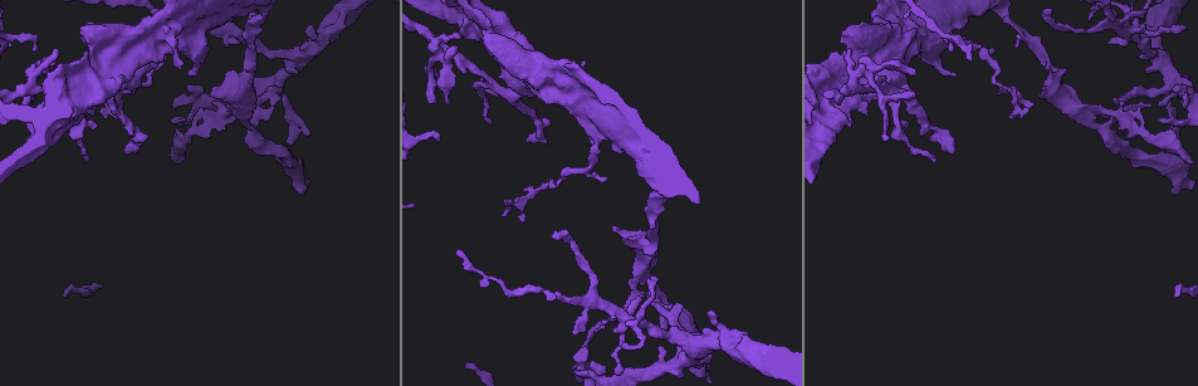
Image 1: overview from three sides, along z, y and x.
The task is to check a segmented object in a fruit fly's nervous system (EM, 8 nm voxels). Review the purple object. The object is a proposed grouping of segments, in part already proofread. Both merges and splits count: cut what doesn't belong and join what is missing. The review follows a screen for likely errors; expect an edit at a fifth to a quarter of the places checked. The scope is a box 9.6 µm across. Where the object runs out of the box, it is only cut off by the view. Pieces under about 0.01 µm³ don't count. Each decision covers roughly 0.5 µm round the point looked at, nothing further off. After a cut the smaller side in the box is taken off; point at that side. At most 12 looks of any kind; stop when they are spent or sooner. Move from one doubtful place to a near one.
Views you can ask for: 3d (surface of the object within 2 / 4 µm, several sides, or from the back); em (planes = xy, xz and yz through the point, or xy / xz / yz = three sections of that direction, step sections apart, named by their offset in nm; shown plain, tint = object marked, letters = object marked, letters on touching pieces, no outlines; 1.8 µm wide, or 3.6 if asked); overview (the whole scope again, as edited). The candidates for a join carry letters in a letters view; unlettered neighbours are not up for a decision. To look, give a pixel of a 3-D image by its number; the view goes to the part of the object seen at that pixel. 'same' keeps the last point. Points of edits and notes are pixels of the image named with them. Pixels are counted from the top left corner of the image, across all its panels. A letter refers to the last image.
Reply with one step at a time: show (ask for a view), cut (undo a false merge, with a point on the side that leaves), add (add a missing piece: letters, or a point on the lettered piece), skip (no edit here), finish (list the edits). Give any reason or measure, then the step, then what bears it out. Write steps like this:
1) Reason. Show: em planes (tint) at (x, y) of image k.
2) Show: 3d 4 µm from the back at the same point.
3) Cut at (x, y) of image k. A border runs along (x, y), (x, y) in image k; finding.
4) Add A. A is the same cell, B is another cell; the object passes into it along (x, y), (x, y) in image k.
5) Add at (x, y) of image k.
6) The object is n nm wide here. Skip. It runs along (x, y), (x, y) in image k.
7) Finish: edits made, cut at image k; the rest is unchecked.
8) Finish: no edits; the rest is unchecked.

Thin end. Show: em planes (letters) at (437, 140) of image 1.

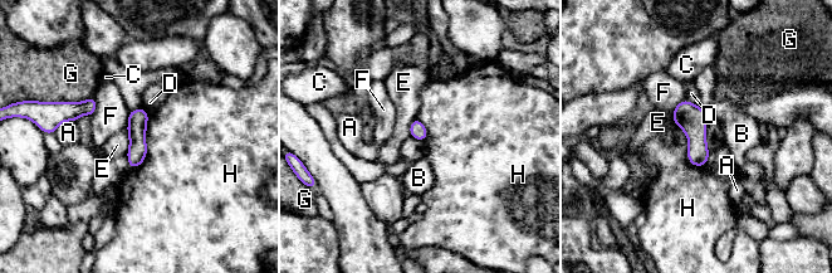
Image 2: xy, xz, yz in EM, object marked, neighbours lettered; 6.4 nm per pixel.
Skip. A, B, C, D, E, F, G and H are other cells; a border runs along (150, 116), (146, 157), (131, 169) in image 2; none of them fits.

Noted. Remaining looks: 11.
Tapers out. Show: 3d 2 µm at (1031, 107) of image 1.

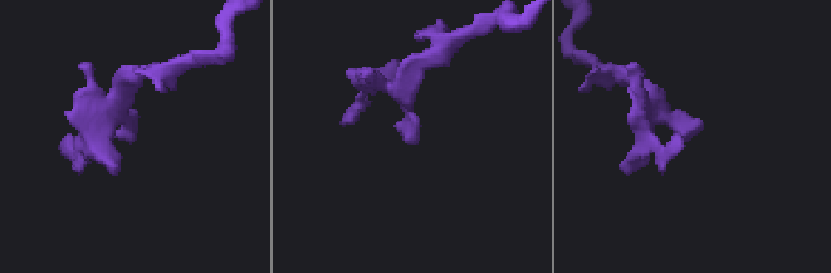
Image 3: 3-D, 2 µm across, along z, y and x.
Show: em planes (letters) at (698, 132) of image 3.

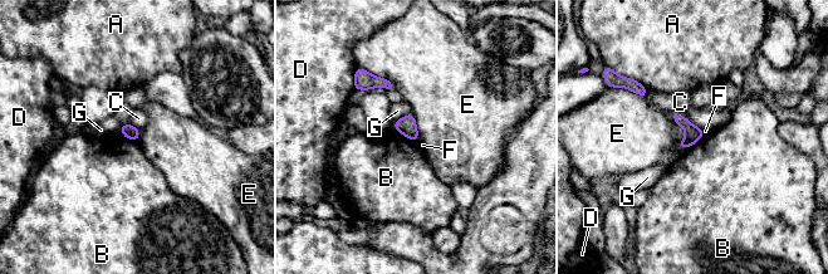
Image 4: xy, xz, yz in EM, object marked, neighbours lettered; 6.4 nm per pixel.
The object is 90 nm wide here. Skip. A, B, C, D, E, F and G are other cells; none of them fits.

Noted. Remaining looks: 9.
Abrupt turn. Show: 3d 2 µm at (587, 171) of image 1.

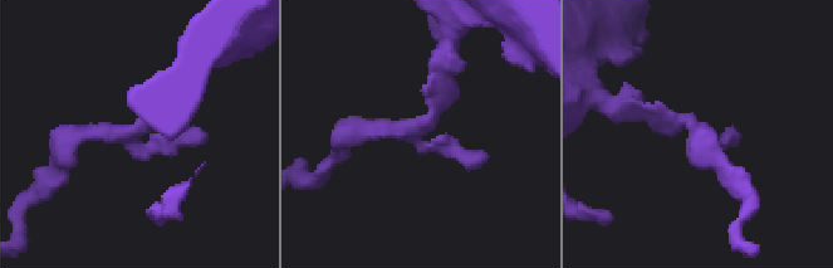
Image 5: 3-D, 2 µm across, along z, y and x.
Need the tissue. Show: em xy step 4 (tint) at (142, 127) of image 5.

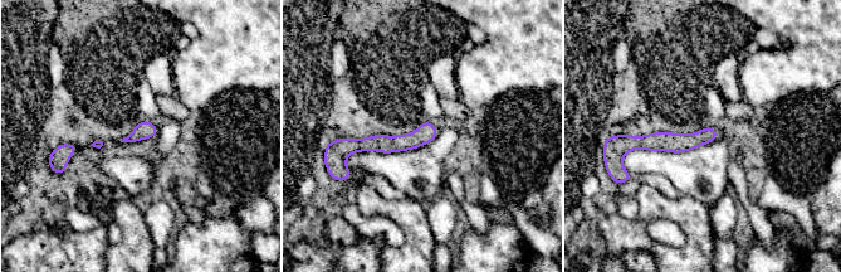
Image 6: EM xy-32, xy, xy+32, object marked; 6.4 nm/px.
Show: em xz step 4 (letters) at the same point.

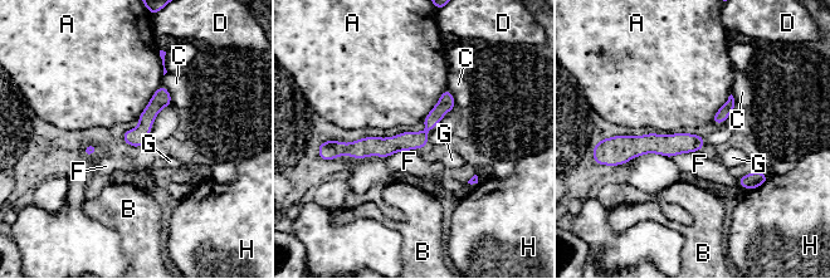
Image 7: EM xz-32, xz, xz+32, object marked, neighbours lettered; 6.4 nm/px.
The object is 120 nm wide here. Skip. A, B, C, D, F, G and H are other cells; it runs along (450, 99), (418, 140), (338, 145) in image 7; one cell here.

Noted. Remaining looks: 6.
Calibre changes. Show: 3d 4 µm from the back at (1136, 31) of image 1.

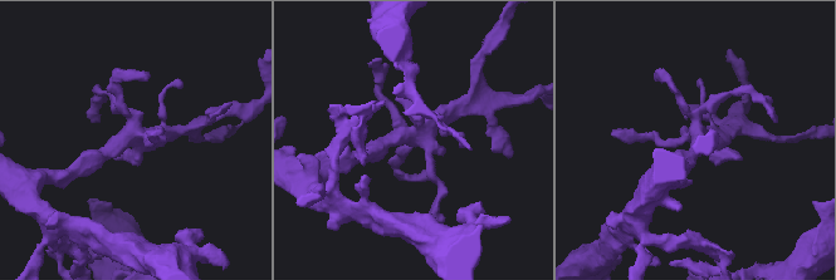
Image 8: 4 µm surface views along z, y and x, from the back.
Need the tissue. Show: em yz step 4 (tint) at (132, 137) of image 8.

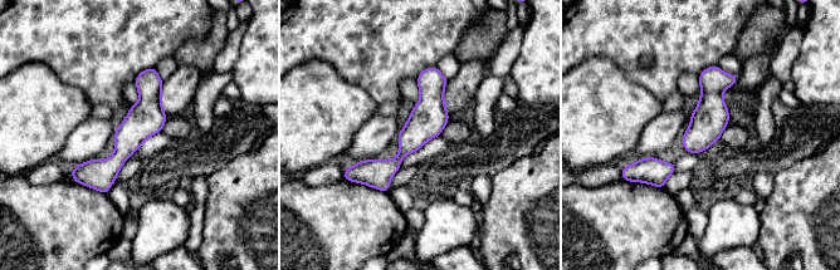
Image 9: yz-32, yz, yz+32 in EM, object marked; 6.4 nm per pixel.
Show: em yz step 4 (letters) at the same point.

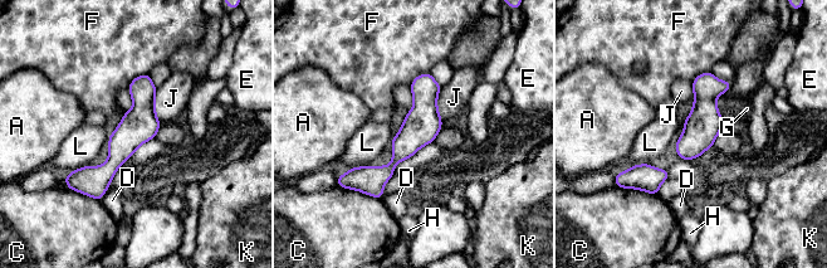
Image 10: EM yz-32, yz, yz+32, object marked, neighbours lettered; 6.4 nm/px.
Skip. A, C, D, E, F, G, H, J, K and L are other cells; it runs along (146, 77), (141, 122), (94, 180), (76, 186) in image 10; all the same cell.

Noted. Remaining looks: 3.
Thick turns thin. Show: em planes (letters) at (300, 184) of image 1.

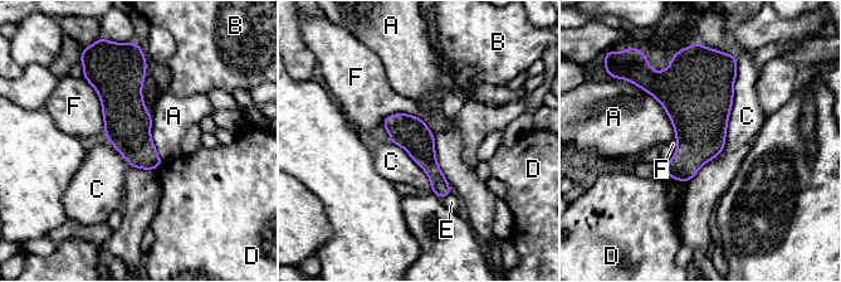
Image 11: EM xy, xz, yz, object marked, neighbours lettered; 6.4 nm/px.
The object is 220 nm wide here. Skip. A, B, C, D, E and F are other cells; it runs along (390, 118), (423, 151), (441, 194) in image 11; continuous, no second cell.

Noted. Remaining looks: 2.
Finish: no edits; the rest is unchecked.

